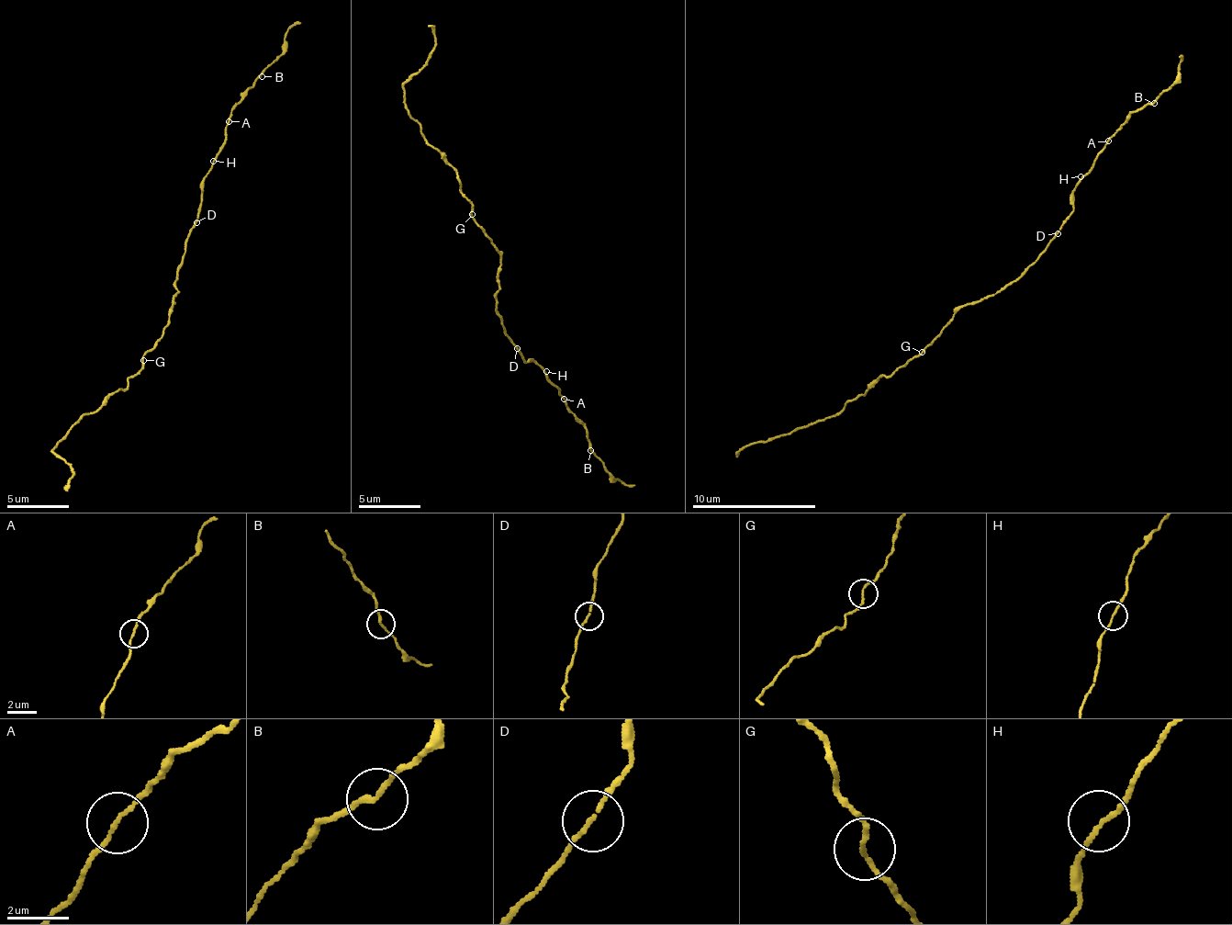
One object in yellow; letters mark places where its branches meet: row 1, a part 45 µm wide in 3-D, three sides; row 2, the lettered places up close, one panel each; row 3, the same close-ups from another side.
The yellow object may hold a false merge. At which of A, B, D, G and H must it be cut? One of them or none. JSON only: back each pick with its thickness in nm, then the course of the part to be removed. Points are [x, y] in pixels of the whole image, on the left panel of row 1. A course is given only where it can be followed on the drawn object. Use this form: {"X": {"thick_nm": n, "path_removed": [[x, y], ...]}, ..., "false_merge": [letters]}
{"false_merge": []}

